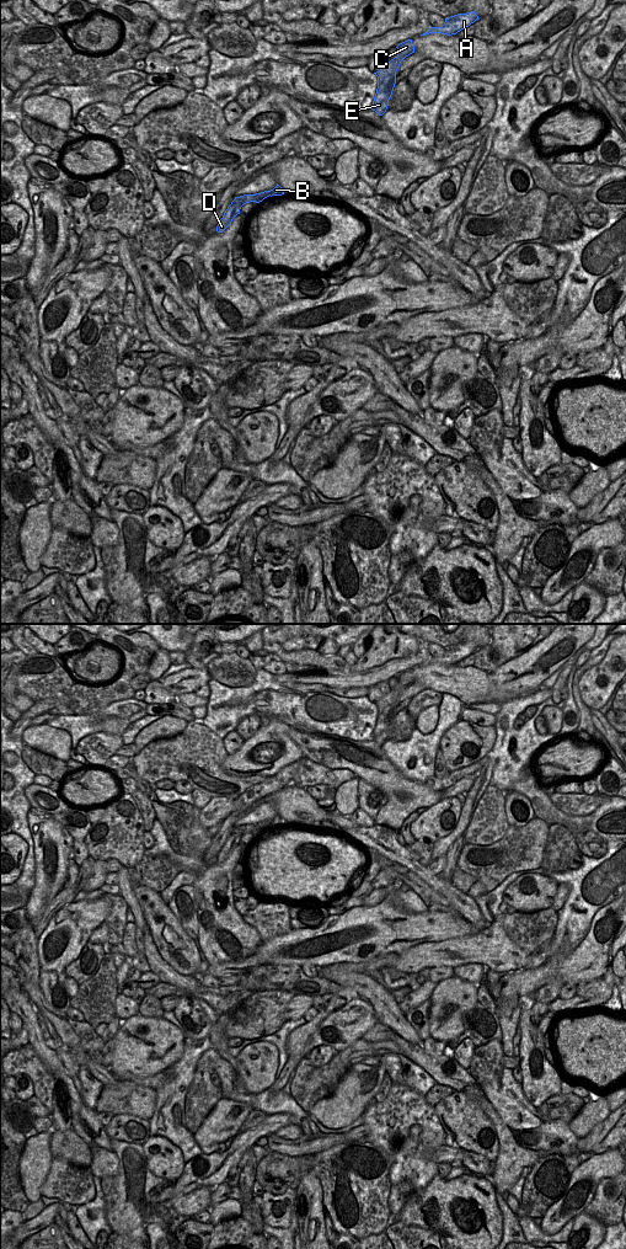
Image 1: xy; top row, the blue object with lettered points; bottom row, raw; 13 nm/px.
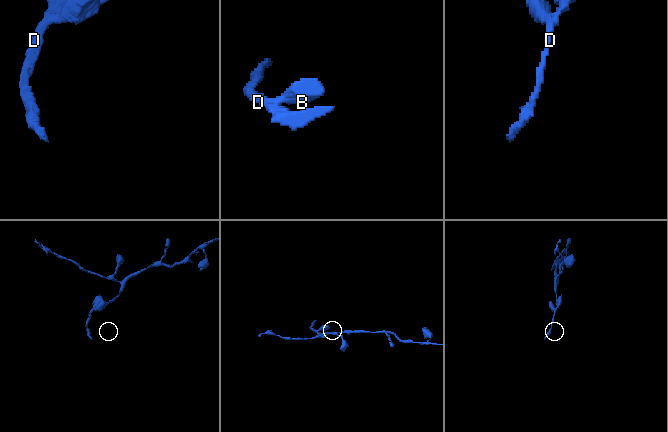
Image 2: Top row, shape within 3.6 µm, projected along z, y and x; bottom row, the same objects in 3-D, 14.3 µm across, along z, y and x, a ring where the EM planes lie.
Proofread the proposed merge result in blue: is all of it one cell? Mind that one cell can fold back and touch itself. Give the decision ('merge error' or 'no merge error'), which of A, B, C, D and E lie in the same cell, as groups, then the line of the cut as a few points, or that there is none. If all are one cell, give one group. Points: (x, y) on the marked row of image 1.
merge error; groups A C D E / B; cut xy (231, 202), (242, 204)

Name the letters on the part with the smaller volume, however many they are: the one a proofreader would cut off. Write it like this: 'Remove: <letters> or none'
Remove: B

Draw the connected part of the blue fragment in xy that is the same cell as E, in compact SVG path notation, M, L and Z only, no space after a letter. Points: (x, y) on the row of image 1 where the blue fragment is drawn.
M412 39L400 43L397 47L397 55L385 64L379 71L374 73L378 76L378 89L371 105L371 110L379 116L382 116L389 106L389 100L392 95L396 84L396 71L401 62L414 53Z

